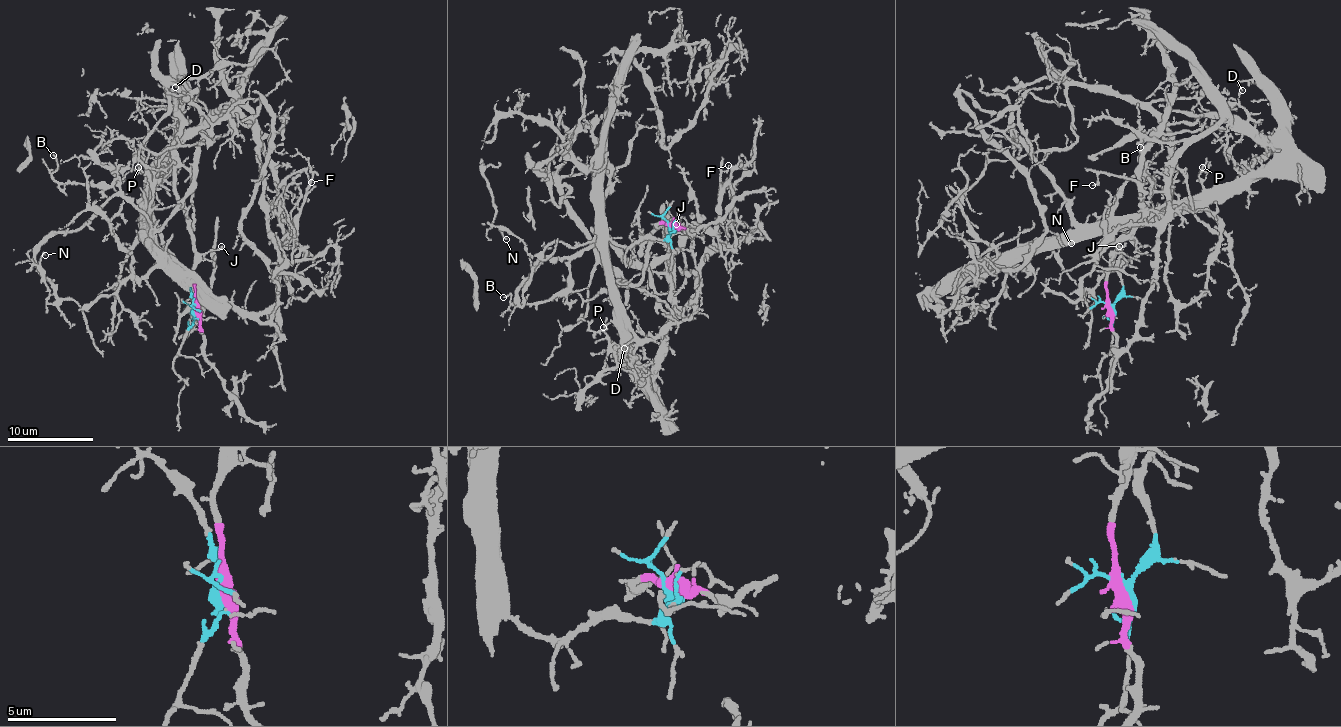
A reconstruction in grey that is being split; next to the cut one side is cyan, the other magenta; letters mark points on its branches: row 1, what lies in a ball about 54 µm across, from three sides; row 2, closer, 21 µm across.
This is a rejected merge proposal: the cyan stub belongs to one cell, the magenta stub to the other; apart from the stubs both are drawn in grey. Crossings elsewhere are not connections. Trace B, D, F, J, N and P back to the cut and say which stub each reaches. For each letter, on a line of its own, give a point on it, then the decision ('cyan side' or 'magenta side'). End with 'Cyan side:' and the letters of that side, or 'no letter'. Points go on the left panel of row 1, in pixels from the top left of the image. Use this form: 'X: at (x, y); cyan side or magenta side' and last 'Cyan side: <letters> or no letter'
B: at (53, 155); cyan side
D: at (175, 87); cyan side
F: at (311, 182); cyan side
J: at (221, 246); magenta side
N: at (45, 255); cyan side
P: at (138, 167); cyan side
Cyan side: B, D, F, N, P

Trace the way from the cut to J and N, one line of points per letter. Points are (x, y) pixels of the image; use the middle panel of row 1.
J: (670, 227), (655, 225), (665, 230), (676, 228), (677, 223)
N: (670, 227), (660, 240), (599, 238), (544, 258), (520, 306), (537, 258), (500, 229), (507, 239)

